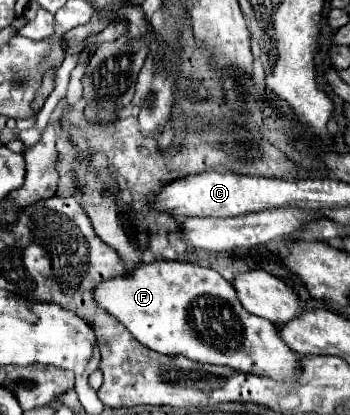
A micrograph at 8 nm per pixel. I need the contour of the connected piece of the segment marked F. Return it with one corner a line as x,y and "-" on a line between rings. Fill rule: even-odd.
180,261
142,263
130,275
102,281
94,295
100,307
156,353
186,355
276,381
292,381
300,373
300,355
284,343
278,327
264,317
248,315
232,283
214,269

